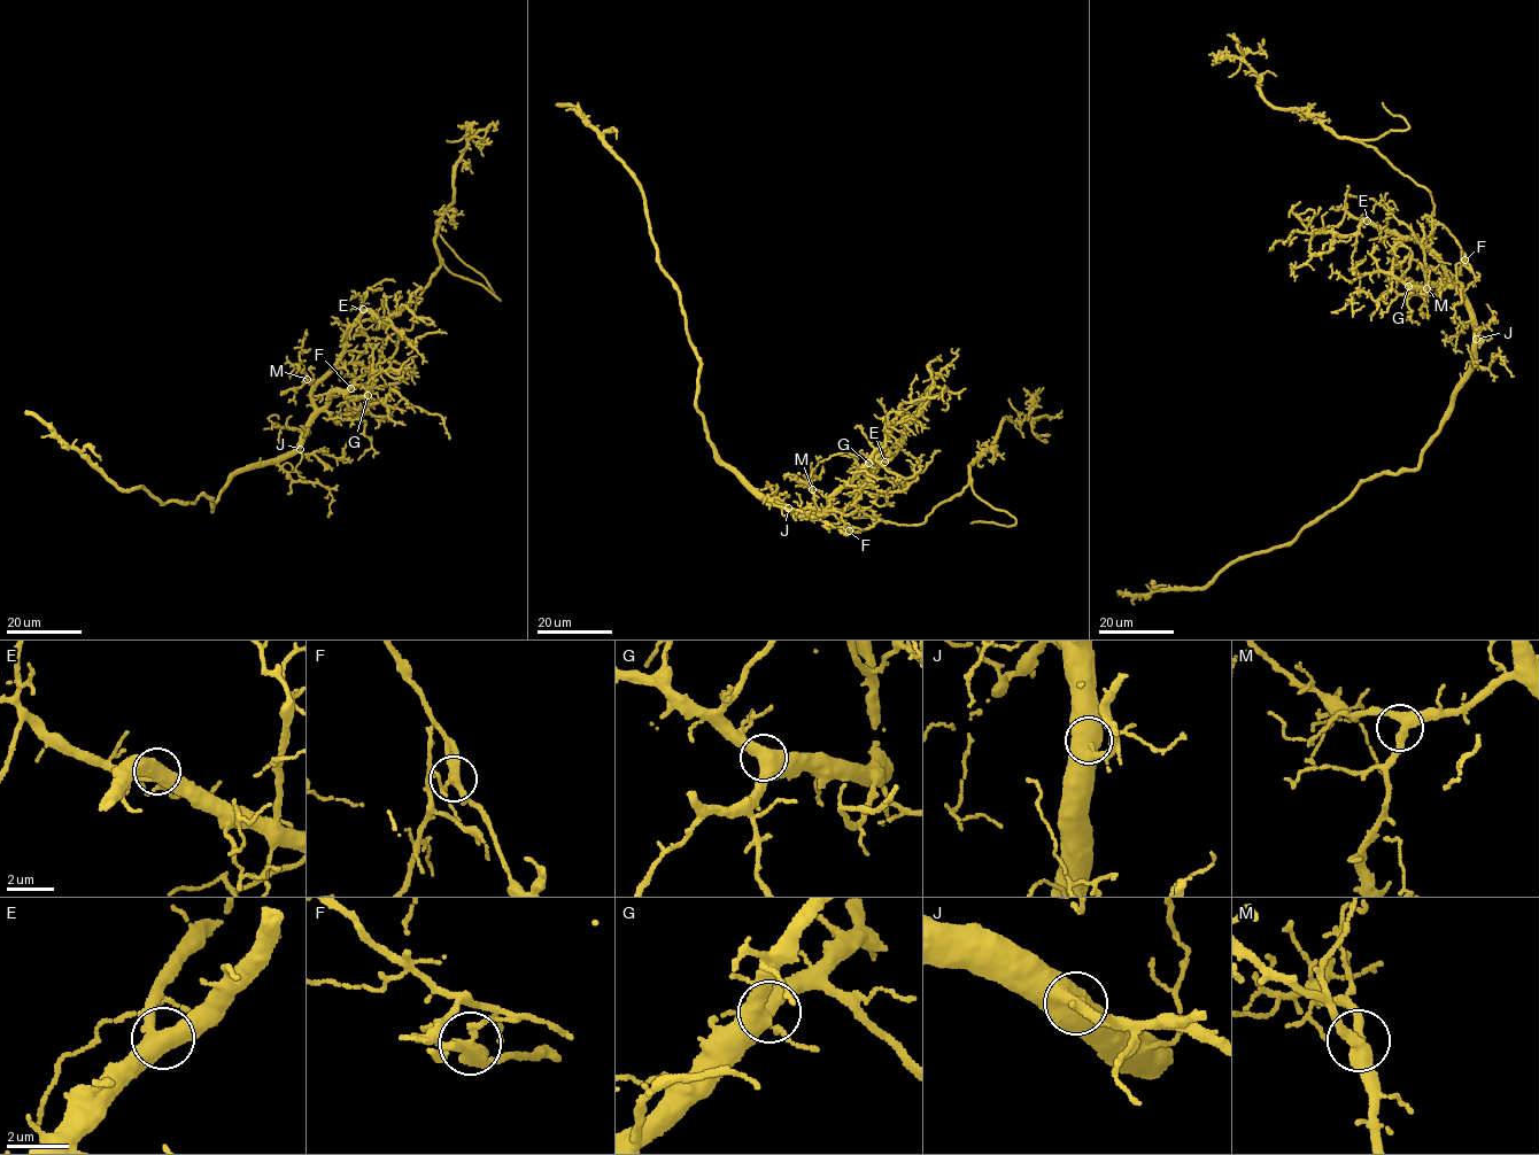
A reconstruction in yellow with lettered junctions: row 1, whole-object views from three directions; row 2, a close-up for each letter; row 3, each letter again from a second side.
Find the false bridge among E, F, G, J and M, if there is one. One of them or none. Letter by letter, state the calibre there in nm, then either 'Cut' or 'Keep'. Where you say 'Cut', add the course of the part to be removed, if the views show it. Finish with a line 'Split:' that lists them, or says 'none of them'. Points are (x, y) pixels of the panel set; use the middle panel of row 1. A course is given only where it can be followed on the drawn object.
E: Thickness 440 nm. Keep
F: Thickness 360 nm. Cut. Course of the part to remove: (849, 531), (880, 519), (923, 522), (934, 506), (968, 483), (969, 463), (988, 448), (1004, 418), (1054, 418)
G: Thickness 440 nm. Keep
J: Thickness 440 nm. Keep
M: Thickness 360 nm. Keep
Split: F

